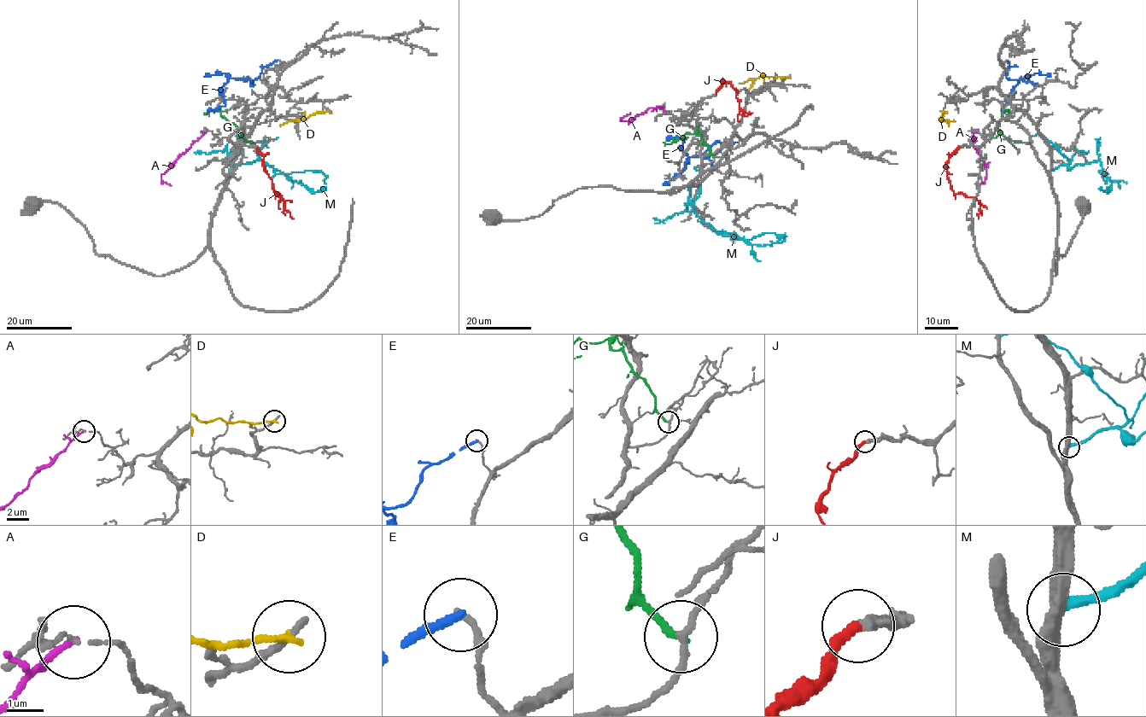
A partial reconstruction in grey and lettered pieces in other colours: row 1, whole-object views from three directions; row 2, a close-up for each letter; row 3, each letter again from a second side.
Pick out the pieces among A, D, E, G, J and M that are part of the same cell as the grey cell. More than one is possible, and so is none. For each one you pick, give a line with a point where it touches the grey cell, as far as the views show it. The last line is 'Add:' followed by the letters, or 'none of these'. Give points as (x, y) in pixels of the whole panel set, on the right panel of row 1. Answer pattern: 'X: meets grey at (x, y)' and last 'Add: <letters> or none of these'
J: meets grey at (959, 147)
Add: J

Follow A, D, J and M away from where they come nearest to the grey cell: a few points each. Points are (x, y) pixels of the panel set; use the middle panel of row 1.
A: (667, 112), (661, 107), (649, 107), (628, 120), (620, 121), (630, 113)
D: (789, 77), (760, 75), (739, 83)
J: (716, 93), (722, 80), (728, 82), (737, 91), (739, 107), (743, 114), (745, 116), (748, 111), (752, 113)
M: (688, 185), (689, 200), (694, 212), (718, 234), (751, 240), (764, 233), (775, 233), (786, 236), (784, 241)

